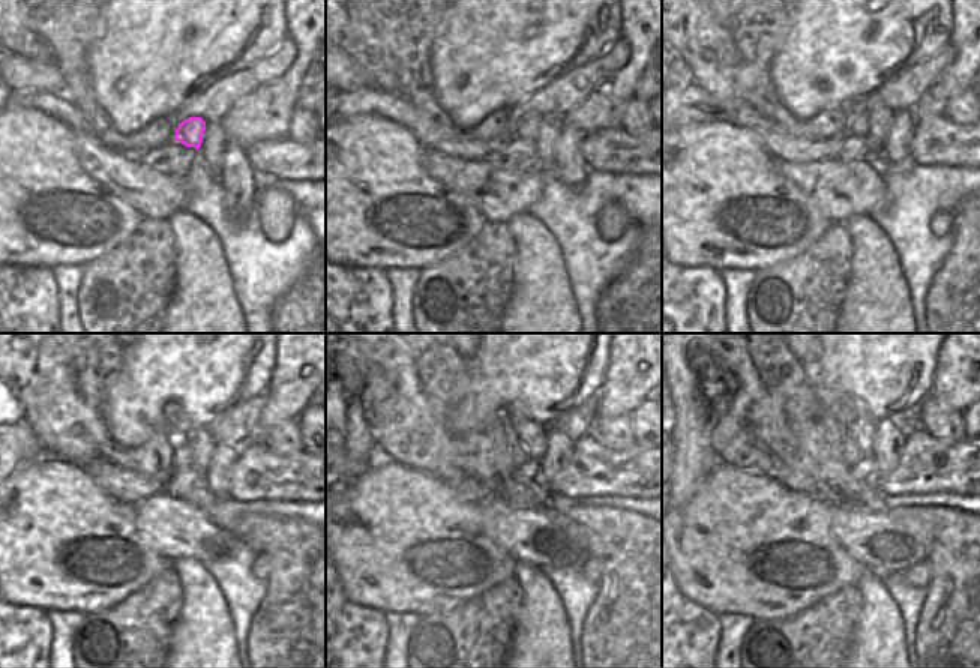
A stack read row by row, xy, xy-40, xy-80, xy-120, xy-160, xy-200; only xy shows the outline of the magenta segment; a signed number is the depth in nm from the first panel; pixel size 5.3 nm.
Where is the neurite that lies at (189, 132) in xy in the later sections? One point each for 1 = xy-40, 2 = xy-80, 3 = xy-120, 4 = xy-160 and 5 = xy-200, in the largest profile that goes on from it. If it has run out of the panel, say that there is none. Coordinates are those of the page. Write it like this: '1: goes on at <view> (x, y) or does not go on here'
1: goes on at xy-40 (529, 128)
2: goes on at xy-80 (856, 122)
3: goes on at xy-120 (182, 457)
4: goes on at xy-160 (518, 454)
5: goes on at xy-200 (851, 454)

